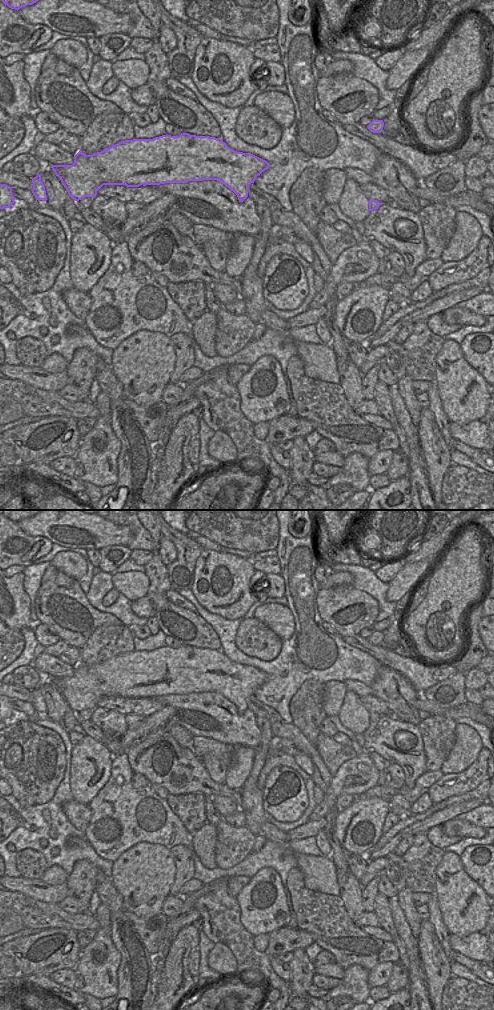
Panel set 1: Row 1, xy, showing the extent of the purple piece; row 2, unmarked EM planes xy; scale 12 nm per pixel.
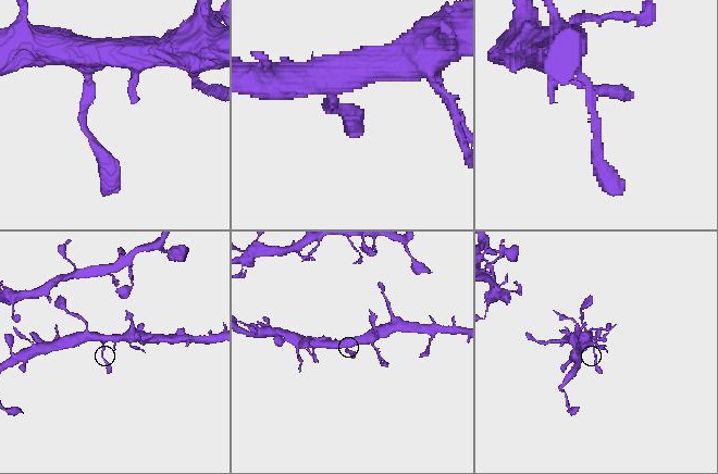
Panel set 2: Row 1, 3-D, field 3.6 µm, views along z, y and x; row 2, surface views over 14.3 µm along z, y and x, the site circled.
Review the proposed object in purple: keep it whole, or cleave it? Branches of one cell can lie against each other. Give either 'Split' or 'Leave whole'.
Leave whole.

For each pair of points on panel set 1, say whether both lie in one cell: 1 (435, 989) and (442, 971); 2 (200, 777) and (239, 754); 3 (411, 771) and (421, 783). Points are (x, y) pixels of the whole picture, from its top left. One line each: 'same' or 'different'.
1: same
2: different
3: different

